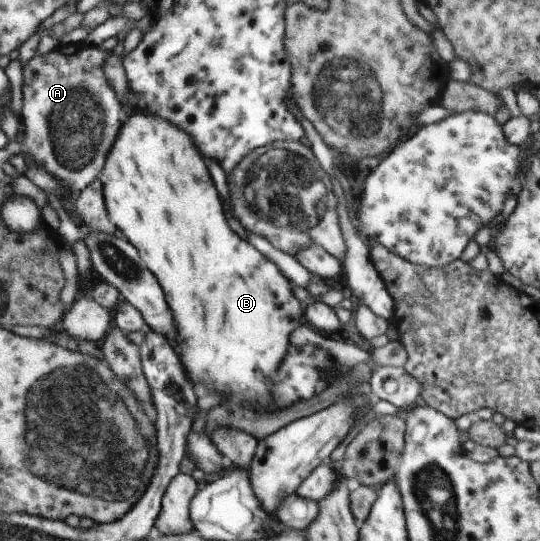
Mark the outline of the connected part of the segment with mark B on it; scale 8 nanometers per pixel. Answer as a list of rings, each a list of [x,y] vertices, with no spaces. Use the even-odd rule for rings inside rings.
[[[134,111],[128,119],[126,119],[126,125],[122,125],[122,133],[118,133],[118,141],[114,141],[114,153],[110,151],[108,153],[108,158],[105,160],[105,165],[101,169],[100,175],[97,176],[97,180],[101,181],[102,189],[104,190],[104,198],[105,198],[105,208],[108,210],[109,220],[114,222],[114,225],[118,226],[118,229],[122,231],[124,238],[127,238],[135,247],[138,245],[138,253],[142,253],[142,261],[146,261],[146,265],[150,265],[150,269],[154,269],[154,273],[158,273],[158,281],[162,281],[162,289],[166,289],[166,297],[170,297],[170,309],[174,309],[174,321],[178,321],[178,337],[174,337],[174,341],[172,344],[176,343],[178,345],[177,355],[180,357],[180,363],[184,365],[184,371],[188,373],[188,377],[190,377],[190,381],[194,383],[194,385],[202,385],[208,393],[220,393],[220,395],[226,395],[226,397],[236,397],[238,401],[240,401],[240,405],[242,407],[250,407],[250,409],[264,409],[264,407],[268,407],[270,405],[270,391],[272,391],[272,375],[276,373],[276,369],[278,369],[278,365],[281,365],[280,361],[285,359],[285,356],[288,355],[288,335],[290,335],[290,331],[292,329],[296,329],[298,325],[302,325],[304,323],[304,319],[302,319],[302,307],[300,307],[300,303],[296,301],[296,297],[292,295],[292,287],[290,287],[290,283],[288,283],[288,279],[286,277],[282,277],[282,273],[276,269],[276,265],[269,261],[264,255],[260,254],[253,246],[250,247],[244,239],[240,239],[234,231],[230,231],[228,229],[228,225],[226,225],[226,219],[224,219],[224,209],[222,209],[222,203],[220,203],[220,199],[218,199],[218,193],[216,193],[216,189],[212,187],[212,181],[210,181],[210,175],[208,175],[208,171],[206,171],[206,167],[204,167],[204,161],[202,161],[202,157],[200,157],[200,153],[196,153],[198,149],[194,149],[195,143],[190,141],[190,137],[188,137],[188,133],[185,130],[178,129],[173,122],[166,121],[164,117],[158,117],[157,114],[148,113],[148,115],[156,115],[156,117],[144,117],[142,113],[138,113],[138,111]]]

